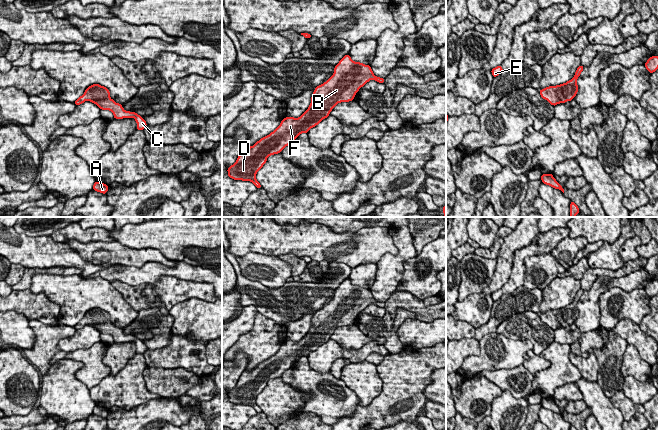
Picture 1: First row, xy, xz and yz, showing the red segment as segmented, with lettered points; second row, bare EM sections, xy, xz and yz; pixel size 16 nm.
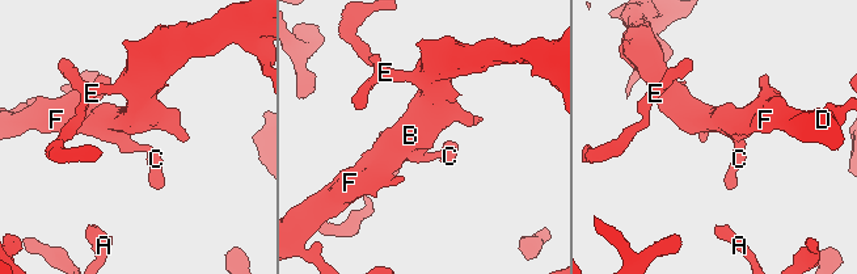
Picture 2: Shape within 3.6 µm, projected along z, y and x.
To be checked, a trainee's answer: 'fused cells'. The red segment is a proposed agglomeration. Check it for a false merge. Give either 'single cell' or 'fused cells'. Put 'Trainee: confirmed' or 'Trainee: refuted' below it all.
single cell
Trainee: refuted

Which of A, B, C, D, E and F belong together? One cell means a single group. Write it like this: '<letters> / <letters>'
A B C D E F

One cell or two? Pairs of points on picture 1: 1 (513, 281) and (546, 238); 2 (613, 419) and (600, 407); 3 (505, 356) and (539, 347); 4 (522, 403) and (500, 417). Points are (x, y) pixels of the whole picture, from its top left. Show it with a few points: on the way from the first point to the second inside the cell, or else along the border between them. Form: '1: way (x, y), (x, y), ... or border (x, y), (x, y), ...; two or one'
1: way (518, 268), (518, 260), (527, 251), (535, 248); one
2: way (610, 417), (603, 410); one
3: border (511, 338), (529, 340), (533, 349); two
4: way (516, 405), (505, 411); one

